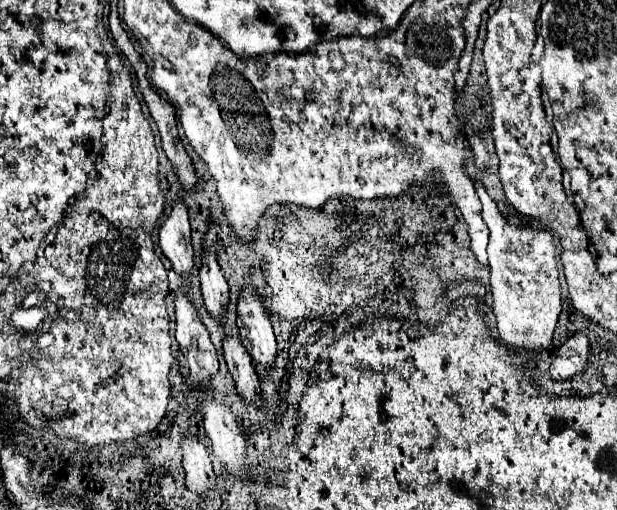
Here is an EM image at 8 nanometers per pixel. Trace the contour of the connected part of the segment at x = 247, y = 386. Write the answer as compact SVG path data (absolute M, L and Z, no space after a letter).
M224 336L222 348L224 348L224 360L228 364L228 370L236 382L236 388L242 394L242 398L252 400L254 404L260 404L260 400L258 400L260 380L256 376L252 356L248 354L246 346L242 344L242 338L240 336Z

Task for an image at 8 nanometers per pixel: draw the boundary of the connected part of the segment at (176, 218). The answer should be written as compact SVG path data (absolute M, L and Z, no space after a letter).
M174 198L172 212L160 228L160 250L180 276L188 276L188 270L194 266L194 250L190 244L188 206L182 198Z

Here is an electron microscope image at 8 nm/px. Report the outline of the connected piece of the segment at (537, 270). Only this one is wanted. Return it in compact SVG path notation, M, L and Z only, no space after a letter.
M476 180L476 194L482 202L482 218L490 230L490 284L494 296L494 316L500 338L514 348L542 348L550 346L556 330L558 314L562 310L562 294L558 282L556 242L550 232L510 226L498 212L484 184Z

